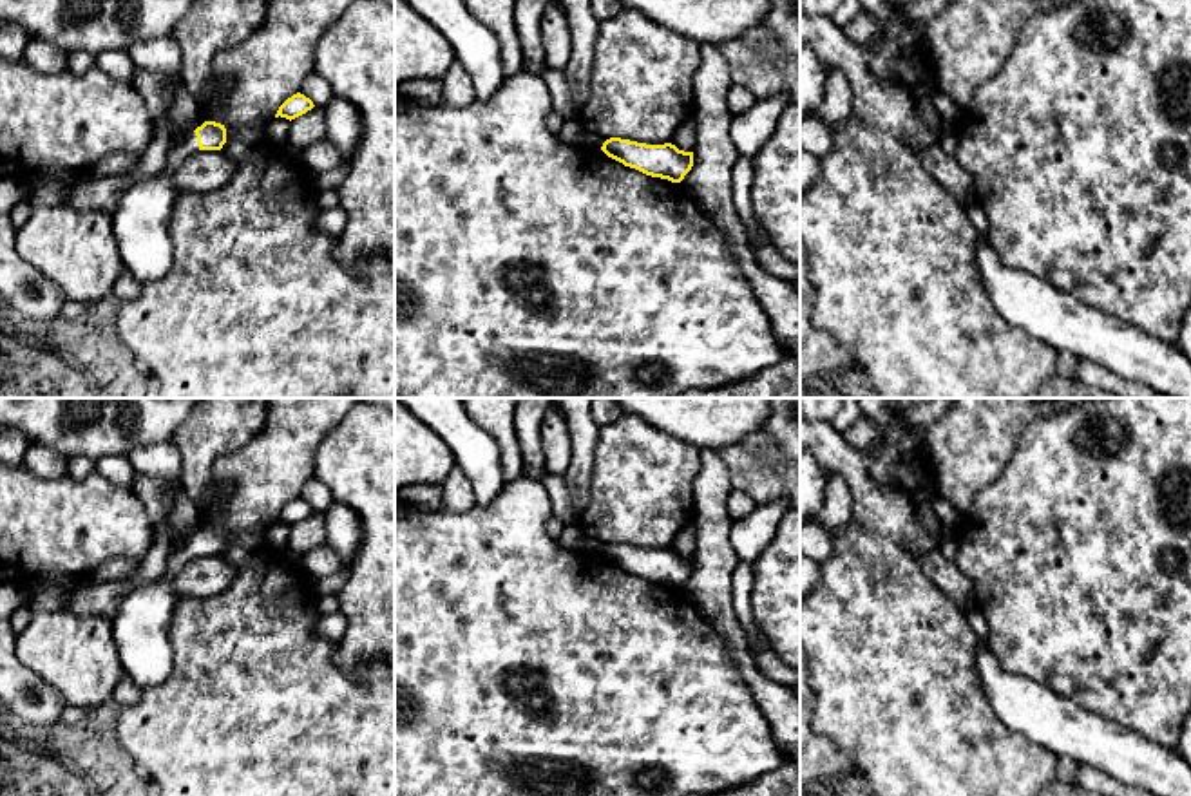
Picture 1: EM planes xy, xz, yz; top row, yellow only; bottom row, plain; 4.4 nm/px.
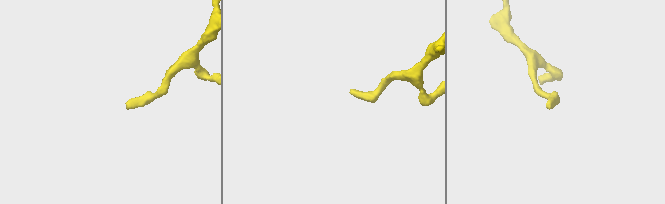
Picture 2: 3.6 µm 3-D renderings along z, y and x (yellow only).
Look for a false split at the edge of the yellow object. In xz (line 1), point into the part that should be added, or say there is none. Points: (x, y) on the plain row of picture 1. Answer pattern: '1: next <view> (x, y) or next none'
1: next none

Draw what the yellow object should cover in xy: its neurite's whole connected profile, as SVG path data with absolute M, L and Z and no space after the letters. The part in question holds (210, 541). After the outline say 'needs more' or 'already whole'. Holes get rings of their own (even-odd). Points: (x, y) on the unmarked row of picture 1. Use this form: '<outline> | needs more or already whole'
M205 526L195 535L177 543L163 577L136 584L119 597L112 617L112 637L123 669L139 689L159 686L172 673L170 621L177 602L176 575L190 559L221 555L224 548L224 530Z | needs more

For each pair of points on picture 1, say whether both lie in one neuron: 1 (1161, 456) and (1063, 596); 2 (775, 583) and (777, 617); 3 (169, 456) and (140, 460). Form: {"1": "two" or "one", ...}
{"1": "one", "2": "one", "3": "one"}

